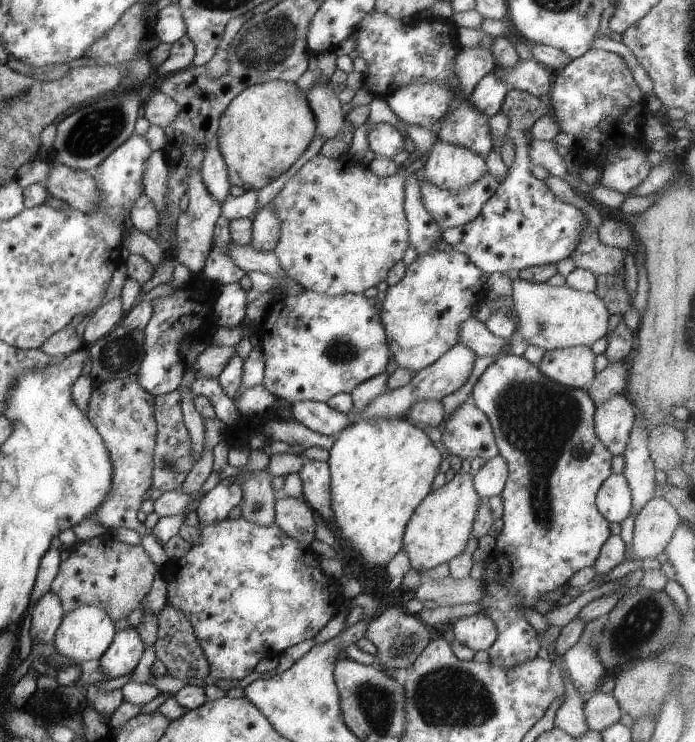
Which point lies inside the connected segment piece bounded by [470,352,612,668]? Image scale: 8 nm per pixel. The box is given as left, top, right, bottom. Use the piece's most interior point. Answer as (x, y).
(551, 528)

